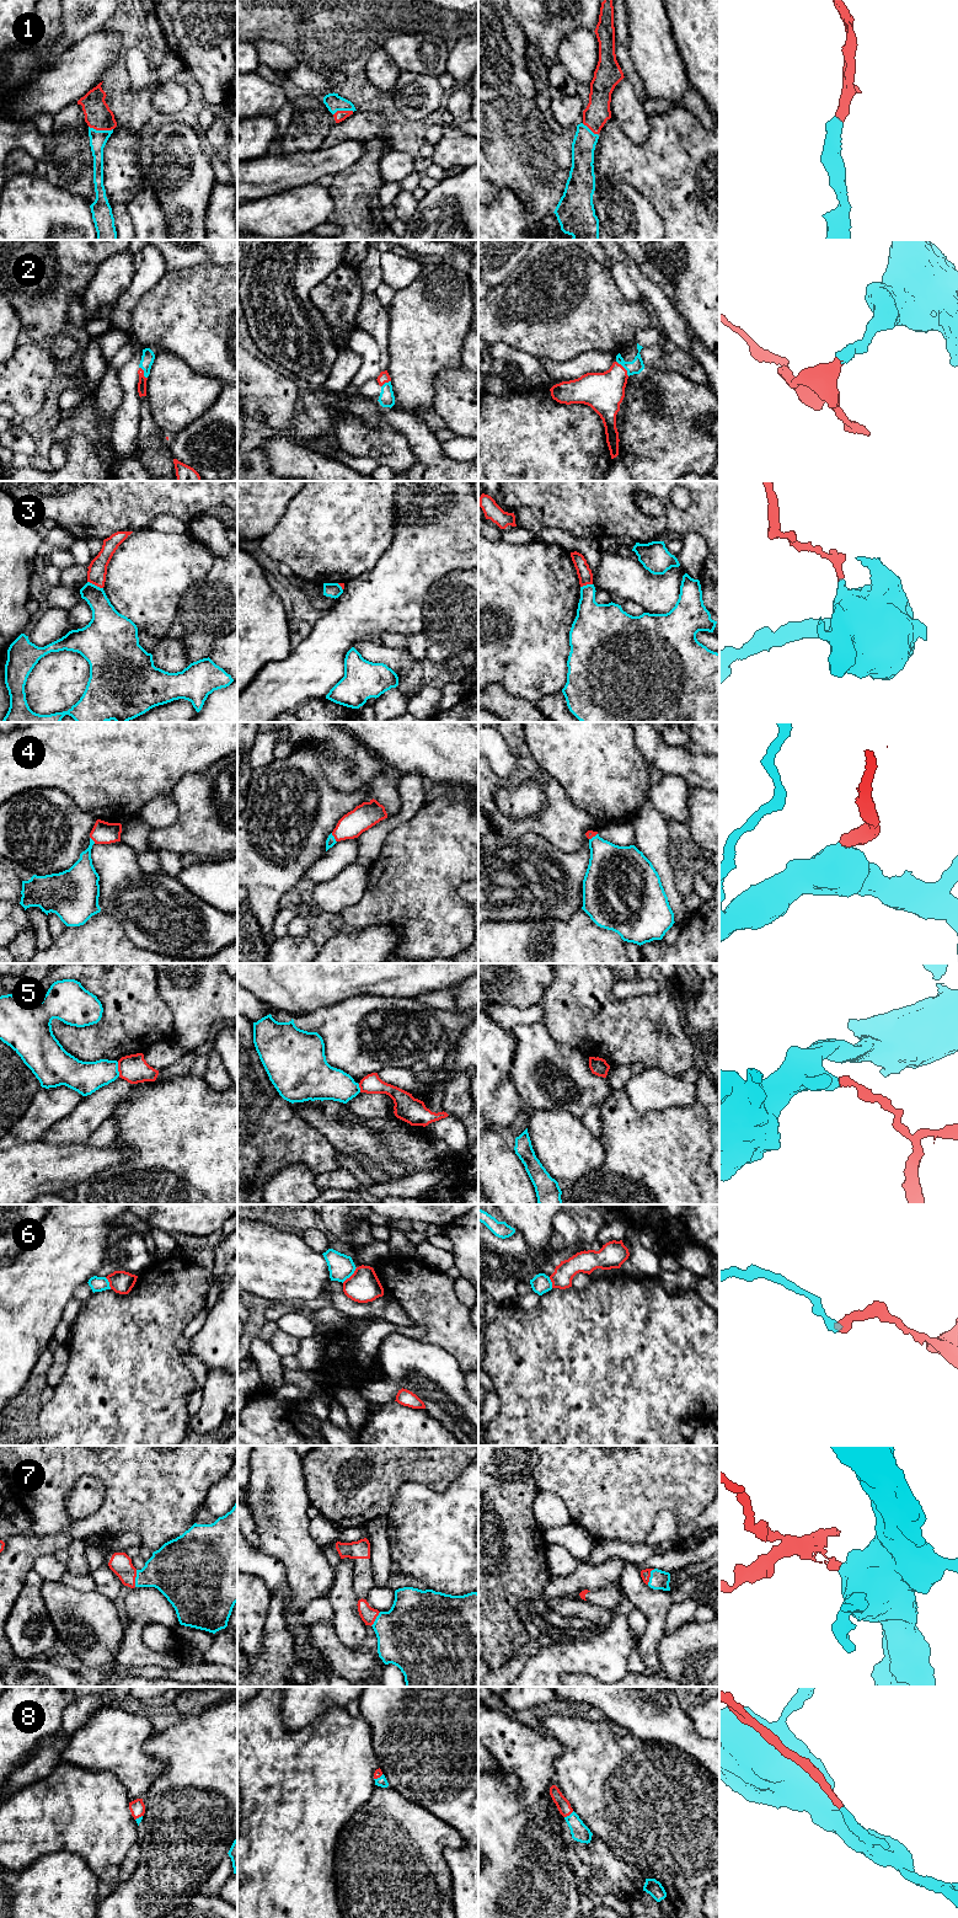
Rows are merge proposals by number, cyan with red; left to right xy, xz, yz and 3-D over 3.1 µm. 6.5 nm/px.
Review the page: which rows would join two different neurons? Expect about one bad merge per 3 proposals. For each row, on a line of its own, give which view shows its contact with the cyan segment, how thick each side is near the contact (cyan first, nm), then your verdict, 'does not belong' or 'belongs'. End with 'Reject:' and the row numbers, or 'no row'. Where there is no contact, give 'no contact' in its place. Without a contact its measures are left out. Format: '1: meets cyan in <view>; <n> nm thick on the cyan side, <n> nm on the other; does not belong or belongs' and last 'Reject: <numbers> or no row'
1: meets cyan in xy; 110 nm thick on the cyan side, 180 nm on the other; belongs
2: meets cyan in yz; 90 nm thick on the cyan side, 260 nm on the other; belongs
3: meets cyan in xy; 190 nm thick on the cyan side, 130 nm on the other; does not belong
4: meets cyan in xz; 60 nm thick on the cyan side, 170 nm on the other; belongs
5: meets cyan in xy; 200 nm thick on the cyan side, 180 nm on the other; does not belong
6: meets cyan in xz; 160 nm thick on the cyan side, 220 nm on the other; does not belong
7: meets cyan in xy; 320 nm thick on the cyan side, 140 nm on the other; belongs
8: meets cyan in yz; 120 nm thick on the cyan side, 90 nm on the other; belongs
Reject: 3, 5, 6

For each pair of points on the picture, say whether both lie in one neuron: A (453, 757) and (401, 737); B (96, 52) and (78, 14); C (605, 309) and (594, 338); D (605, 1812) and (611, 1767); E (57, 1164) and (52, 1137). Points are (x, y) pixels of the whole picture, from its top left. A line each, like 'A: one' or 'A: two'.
A: one
B: two
C: one
D: one
E: two

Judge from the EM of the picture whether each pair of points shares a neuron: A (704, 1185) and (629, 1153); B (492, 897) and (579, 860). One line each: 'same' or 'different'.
A: same
B: same

